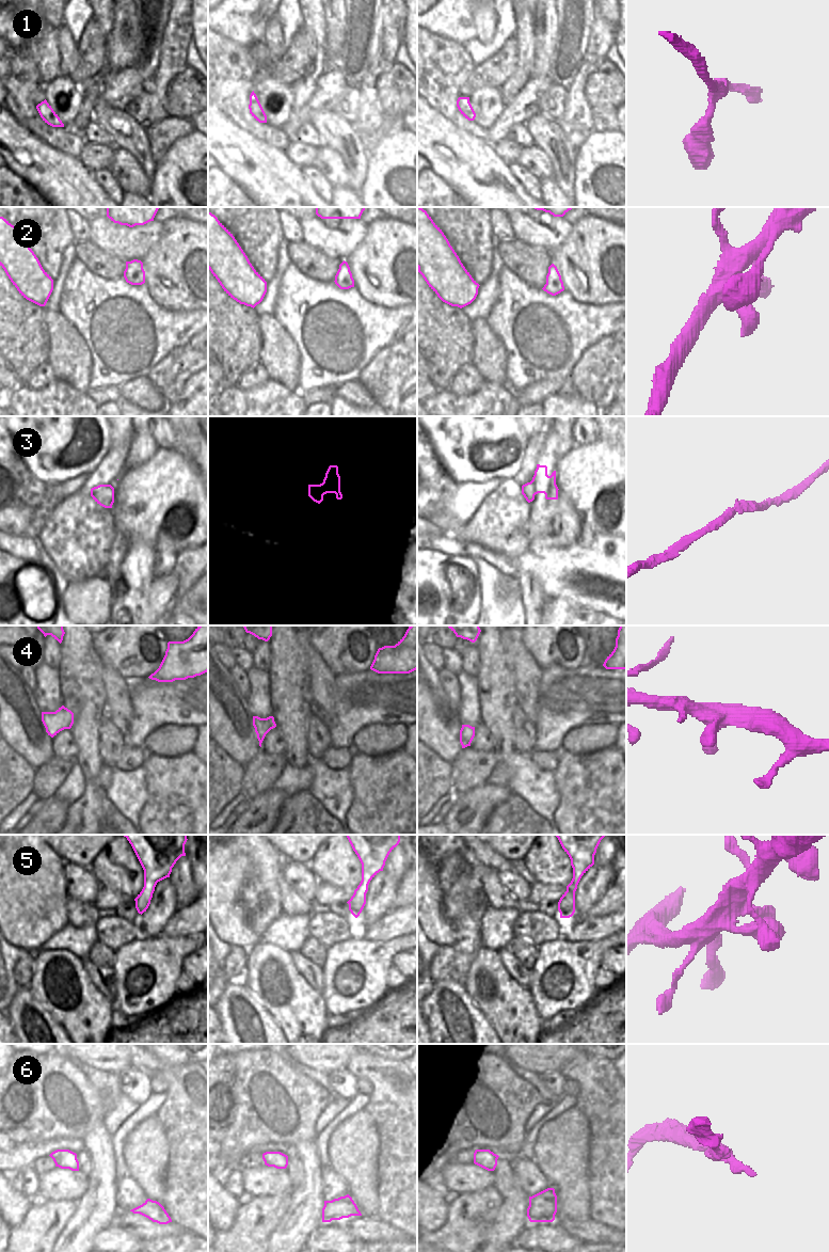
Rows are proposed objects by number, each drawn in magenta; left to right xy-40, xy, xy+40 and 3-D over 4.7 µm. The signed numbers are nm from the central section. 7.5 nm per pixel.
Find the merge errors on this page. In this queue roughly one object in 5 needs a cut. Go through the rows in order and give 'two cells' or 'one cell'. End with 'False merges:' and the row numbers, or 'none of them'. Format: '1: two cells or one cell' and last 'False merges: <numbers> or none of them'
1: one cell
2: one cell
3: one cell
4: one cell
5: one cell
6: one cell
False merges: none of them

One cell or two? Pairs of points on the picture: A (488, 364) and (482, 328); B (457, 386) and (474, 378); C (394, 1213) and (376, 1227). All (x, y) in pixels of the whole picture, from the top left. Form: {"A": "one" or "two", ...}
{"A": "one", "B": "one", "C": "two"}

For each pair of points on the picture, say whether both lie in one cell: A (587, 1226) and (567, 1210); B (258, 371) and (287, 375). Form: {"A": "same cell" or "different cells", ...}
{"A": "different cells", "B": "different cells"}

